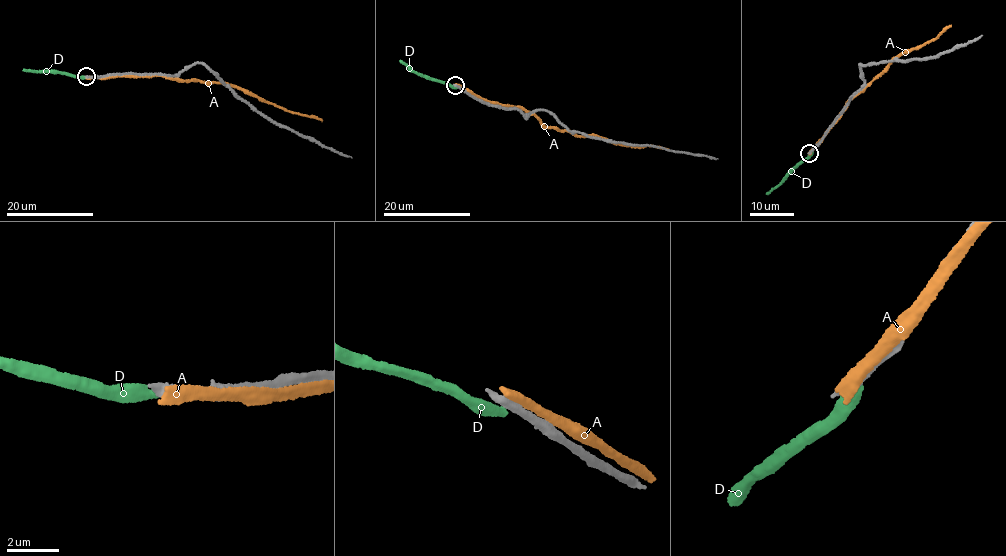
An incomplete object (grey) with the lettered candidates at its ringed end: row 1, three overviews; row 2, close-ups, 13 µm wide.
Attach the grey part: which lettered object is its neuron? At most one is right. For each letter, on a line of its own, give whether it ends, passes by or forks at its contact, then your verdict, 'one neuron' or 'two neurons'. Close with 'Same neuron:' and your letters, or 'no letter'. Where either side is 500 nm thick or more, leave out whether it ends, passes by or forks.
A: it passes by; two neurons
D: it ends; two neurons
Same neuron: no letter

